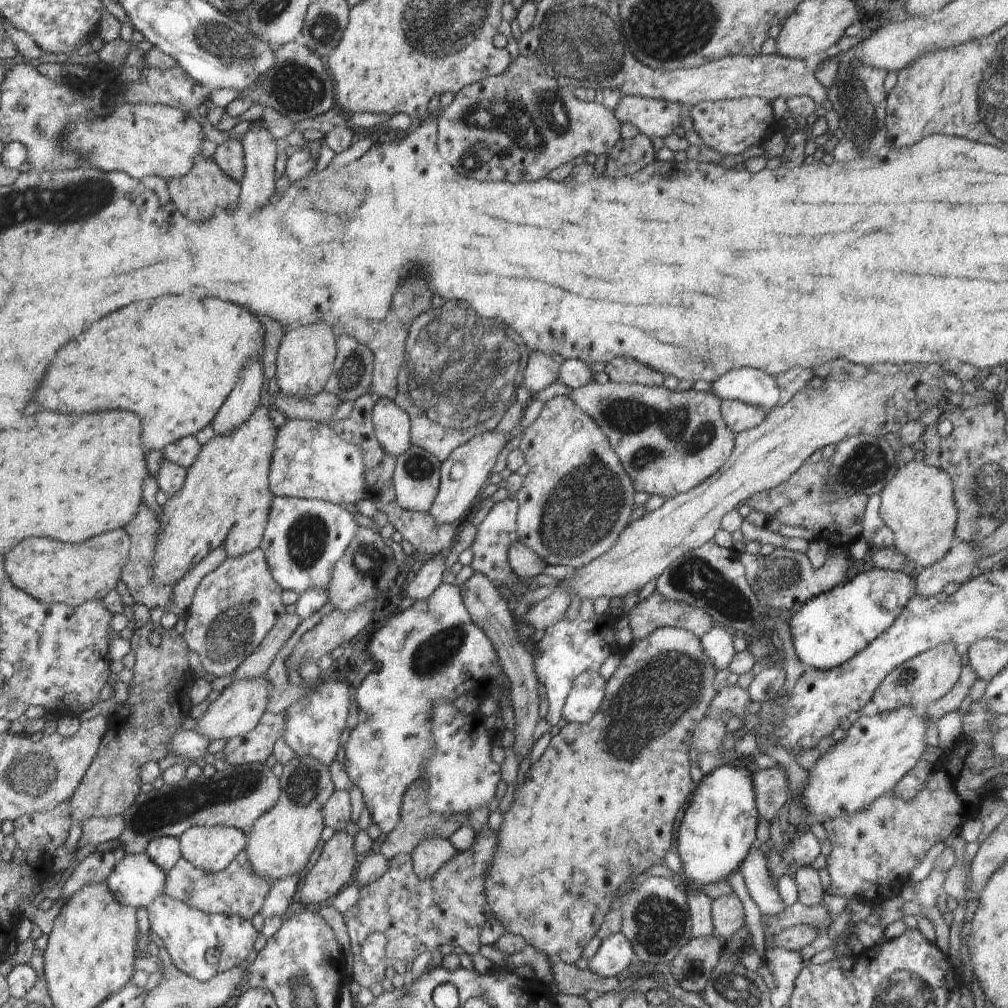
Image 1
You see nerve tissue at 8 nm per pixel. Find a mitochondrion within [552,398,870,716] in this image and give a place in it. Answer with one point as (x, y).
(697, 579)

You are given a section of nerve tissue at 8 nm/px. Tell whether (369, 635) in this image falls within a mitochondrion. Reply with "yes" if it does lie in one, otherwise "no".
no

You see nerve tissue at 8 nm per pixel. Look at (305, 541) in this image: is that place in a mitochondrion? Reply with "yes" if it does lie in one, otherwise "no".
yes

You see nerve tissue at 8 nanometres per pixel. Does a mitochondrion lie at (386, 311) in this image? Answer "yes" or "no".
no

